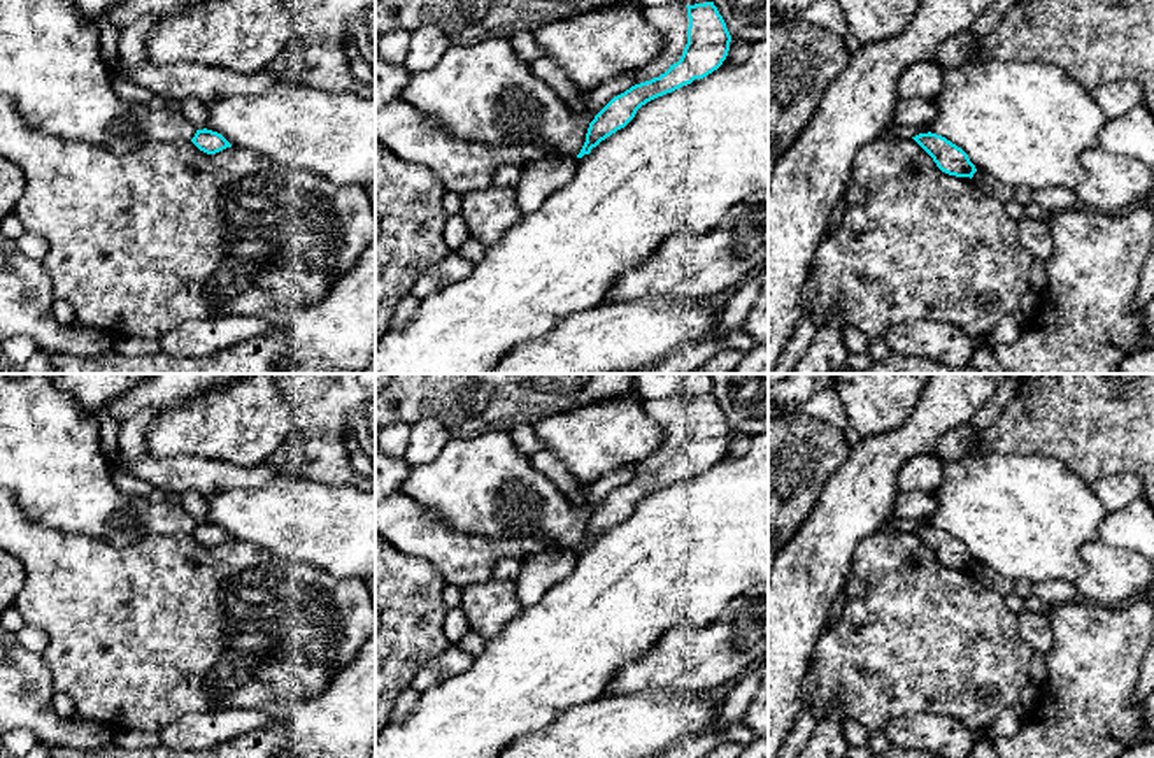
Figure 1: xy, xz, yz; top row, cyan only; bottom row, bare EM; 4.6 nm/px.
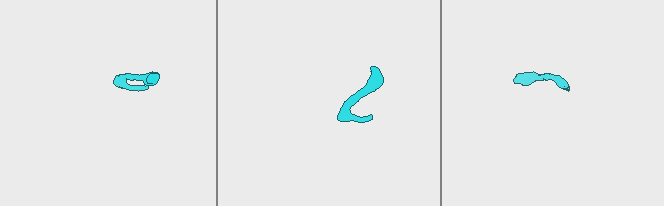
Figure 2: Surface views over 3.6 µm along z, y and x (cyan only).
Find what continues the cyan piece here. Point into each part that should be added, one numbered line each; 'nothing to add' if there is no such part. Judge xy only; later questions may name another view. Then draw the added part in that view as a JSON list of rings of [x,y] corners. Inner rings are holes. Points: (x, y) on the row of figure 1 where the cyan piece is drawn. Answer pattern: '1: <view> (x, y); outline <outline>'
1: xy (195, 111); outline [[[196,98],[181,100],[179,112],[191,121],[196,130],[203,130],[207,126],[209,111],[203,102]]]

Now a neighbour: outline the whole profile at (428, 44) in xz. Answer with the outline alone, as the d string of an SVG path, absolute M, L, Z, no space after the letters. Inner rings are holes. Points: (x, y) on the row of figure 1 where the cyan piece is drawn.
M423 26L410 33L410 46L405 56L405 68L410 74L431 70L451 46L451 39L444 35L438 28Z

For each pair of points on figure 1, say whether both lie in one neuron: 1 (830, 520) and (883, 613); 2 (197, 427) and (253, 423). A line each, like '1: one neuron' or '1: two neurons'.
1: two neurons
2: one neuron

